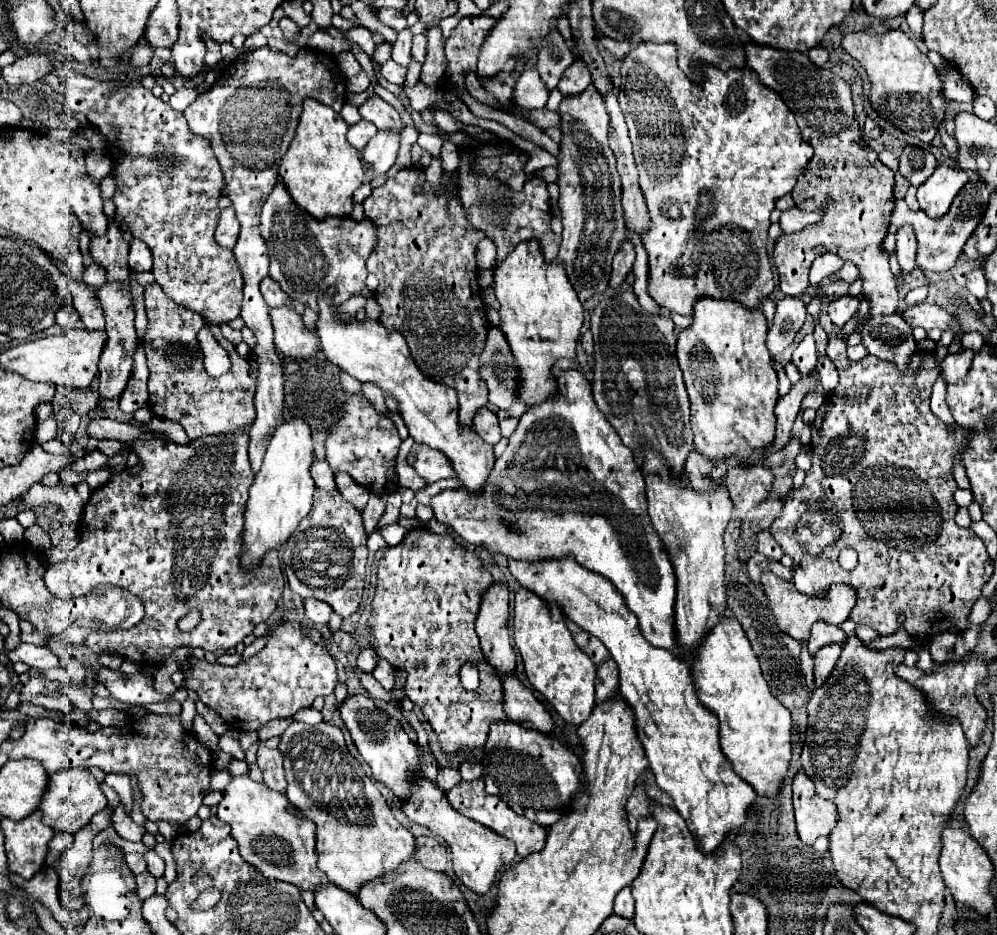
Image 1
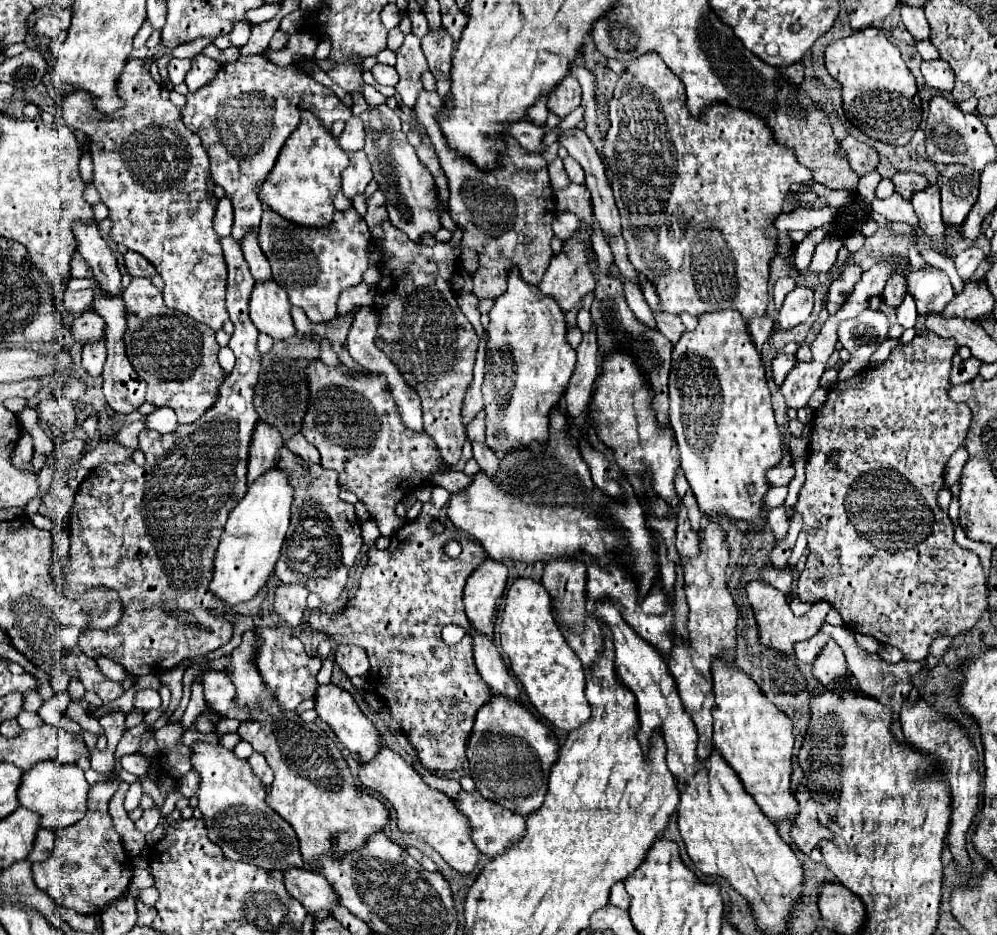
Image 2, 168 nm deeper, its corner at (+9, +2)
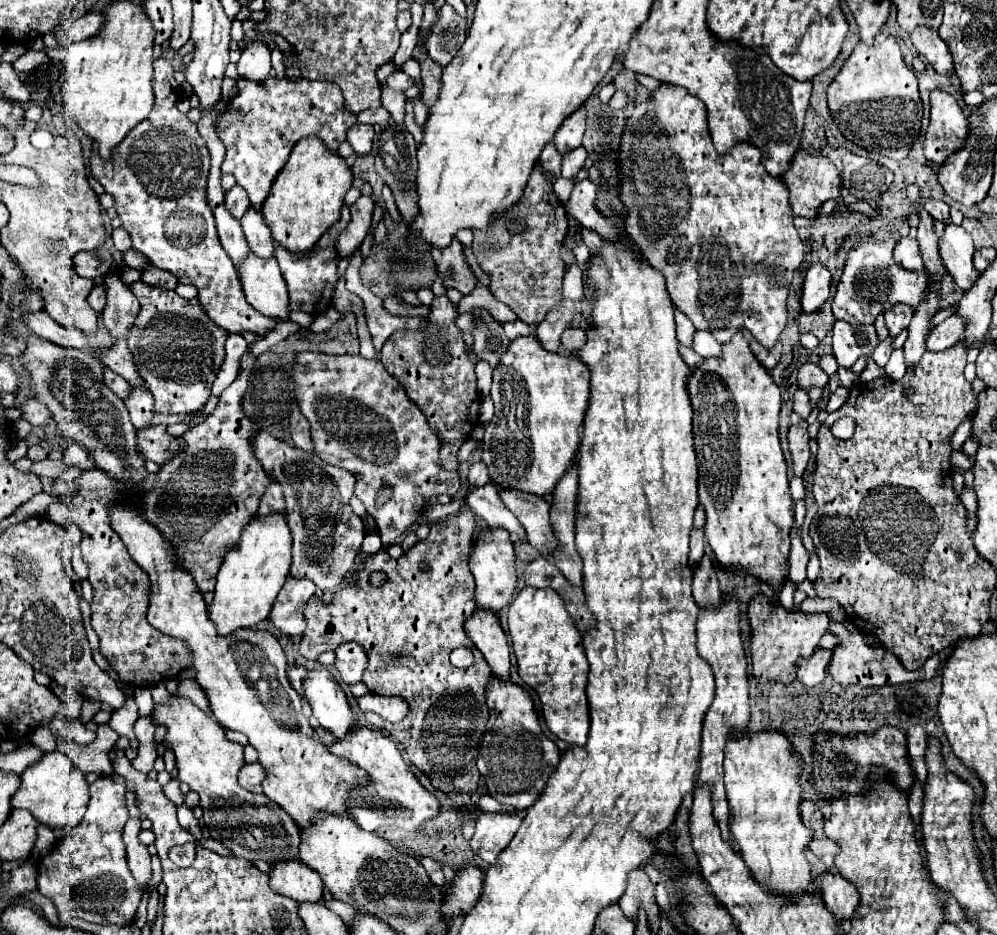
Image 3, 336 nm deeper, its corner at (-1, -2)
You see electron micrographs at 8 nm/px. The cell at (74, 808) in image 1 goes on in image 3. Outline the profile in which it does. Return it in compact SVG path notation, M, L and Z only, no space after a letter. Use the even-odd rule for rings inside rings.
M50 751L38 763L26 767L20 775L20 787L12 795L12 807L30 811L40 823L48 827L76 827L88 807L88 783L84 773L72 765L72 761L60 753Z

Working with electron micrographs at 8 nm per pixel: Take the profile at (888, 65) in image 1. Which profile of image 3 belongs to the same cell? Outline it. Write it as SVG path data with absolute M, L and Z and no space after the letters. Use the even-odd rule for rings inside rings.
M880 33L872 47L862 41L856 45L828 87L828 109L840 133L854 145L890 159L908 157L920 133L922 101L916 75L906 67L892 35Z

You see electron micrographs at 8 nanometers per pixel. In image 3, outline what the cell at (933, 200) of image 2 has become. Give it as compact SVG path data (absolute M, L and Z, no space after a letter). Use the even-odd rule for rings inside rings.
M946 225L944 237L940 241L940 255L948 273L964 291L968 291L978 281L980 271L976 271L972 263L974 243L970 233L966 233L962 227Z

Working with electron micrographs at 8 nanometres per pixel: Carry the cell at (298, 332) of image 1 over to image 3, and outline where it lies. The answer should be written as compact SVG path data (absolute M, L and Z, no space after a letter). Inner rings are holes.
M250 253L242 265L238 265L238 273L246 299L254 309L266 317L288 321L288 289L274 257L260 259Z

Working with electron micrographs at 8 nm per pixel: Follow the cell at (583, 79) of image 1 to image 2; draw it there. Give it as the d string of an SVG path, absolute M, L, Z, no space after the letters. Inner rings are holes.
M566 75L564 83L560 83L560 87L556 87L556 91L552 91L552 95L548 97L548 109L554 111L560 119L564 119L570 111L574 111L580 105L580 83L576 81L574 75Z

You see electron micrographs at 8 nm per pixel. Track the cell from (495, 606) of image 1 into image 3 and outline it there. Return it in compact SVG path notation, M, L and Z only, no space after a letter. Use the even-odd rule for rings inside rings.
M486 527L474 539L474 551L470 555L470 571L476 579L476 605L482 609L500 611L512 601L516 589L516 567L510 533L500 527Z

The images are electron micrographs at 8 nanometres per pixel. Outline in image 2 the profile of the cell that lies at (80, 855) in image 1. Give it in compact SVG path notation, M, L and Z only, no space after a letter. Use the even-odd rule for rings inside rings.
M100 781L92 785L88 793L86 817L70 827L56 831L56 847L50 857L32 865L36 887L48 893L58 907L74 909L82 915L98 913L112 901L120 899L128 889L130 877L134 873L132 859L126 853L108 813L108 801L116 789L116 781Z

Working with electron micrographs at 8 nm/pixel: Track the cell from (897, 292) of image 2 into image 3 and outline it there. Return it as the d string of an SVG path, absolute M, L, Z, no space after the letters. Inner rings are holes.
M896 305L896 307L892 307L890 311L884 313L884 319L886 319L888 335L890 337L898 337L910 325L912 309L908 305Z

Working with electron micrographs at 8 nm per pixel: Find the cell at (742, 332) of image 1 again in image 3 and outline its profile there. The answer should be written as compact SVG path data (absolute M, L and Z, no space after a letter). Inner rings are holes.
M742 333L722 345L718 359L706 359L690 377L688 391L694 409L694 447L698 457L698 495L700 505L706 511L706 539L714 551L718 567L726 573L752 575L758 581L770 585L770 601L778 603L784 579L788 575L790 553L790 529L794 525L792 505L794 499L788 487L788 467L778 439L778 415L780 415L780 389L768 375L768 371L752 355L748 341Z

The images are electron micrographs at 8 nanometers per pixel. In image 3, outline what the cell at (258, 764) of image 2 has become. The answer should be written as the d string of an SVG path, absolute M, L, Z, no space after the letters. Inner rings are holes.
M258 763L244 765L238 773L238 783L252 793L262 793L262 781L264 781L264 769Z

